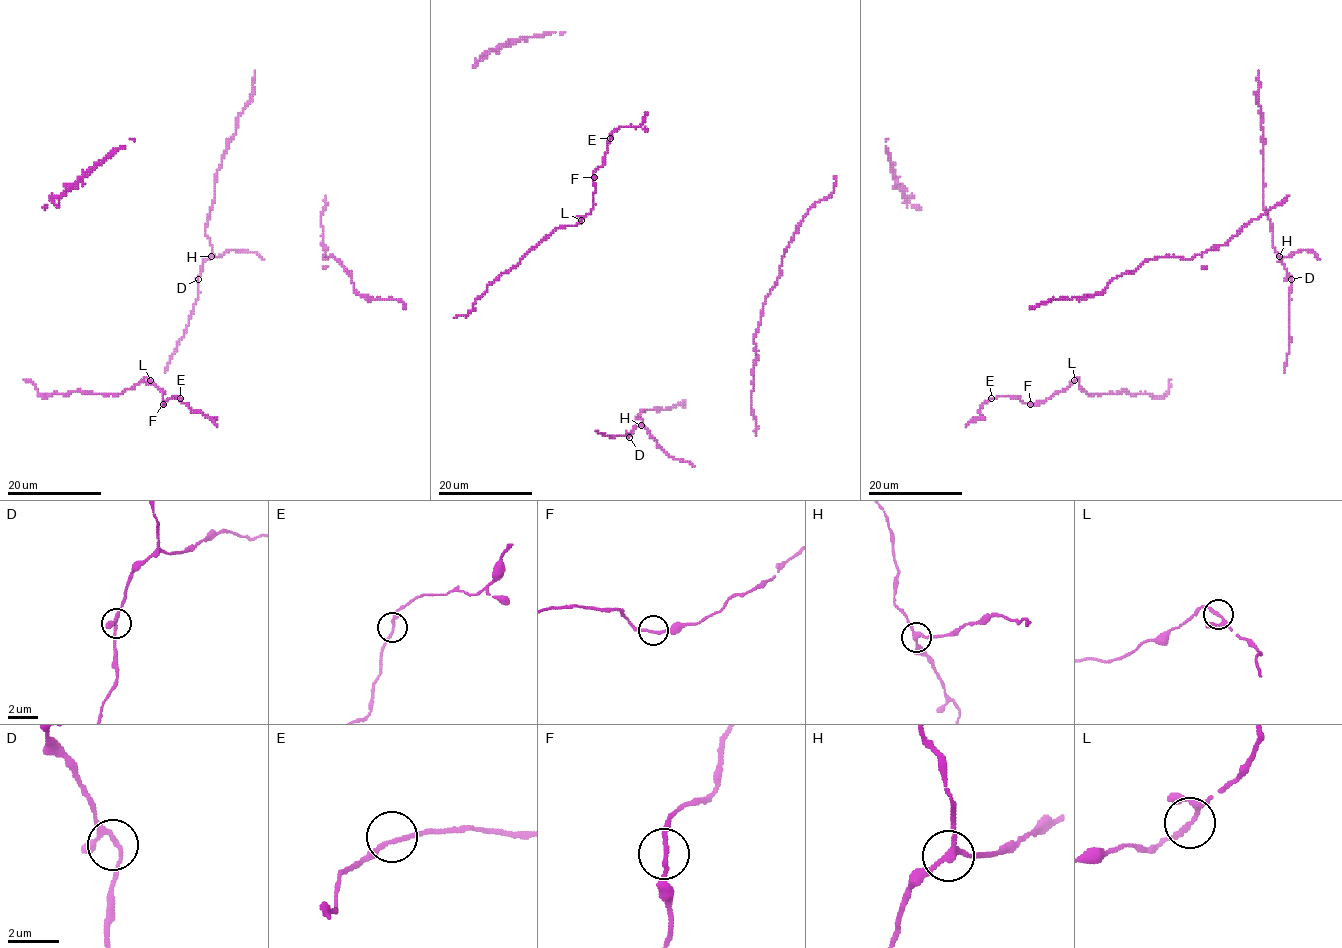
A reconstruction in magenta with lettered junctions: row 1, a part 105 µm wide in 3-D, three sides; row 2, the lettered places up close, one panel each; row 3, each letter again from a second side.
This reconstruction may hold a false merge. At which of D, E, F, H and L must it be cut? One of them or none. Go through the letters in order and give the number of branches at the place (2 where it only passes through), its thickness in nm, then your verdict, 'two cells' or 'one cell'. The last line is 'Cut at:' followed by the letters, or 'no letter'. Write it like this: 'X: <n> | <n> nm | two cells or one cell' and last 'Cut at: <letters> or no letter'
D: 3 | 160 nm | one cell
E: 2 | 160 nm | one cell
F: 2 | 170 nm | one cell
H: 3 | 200 nm | one cell
L: 3 | 160 nm | one cell
Cut at: no letter

